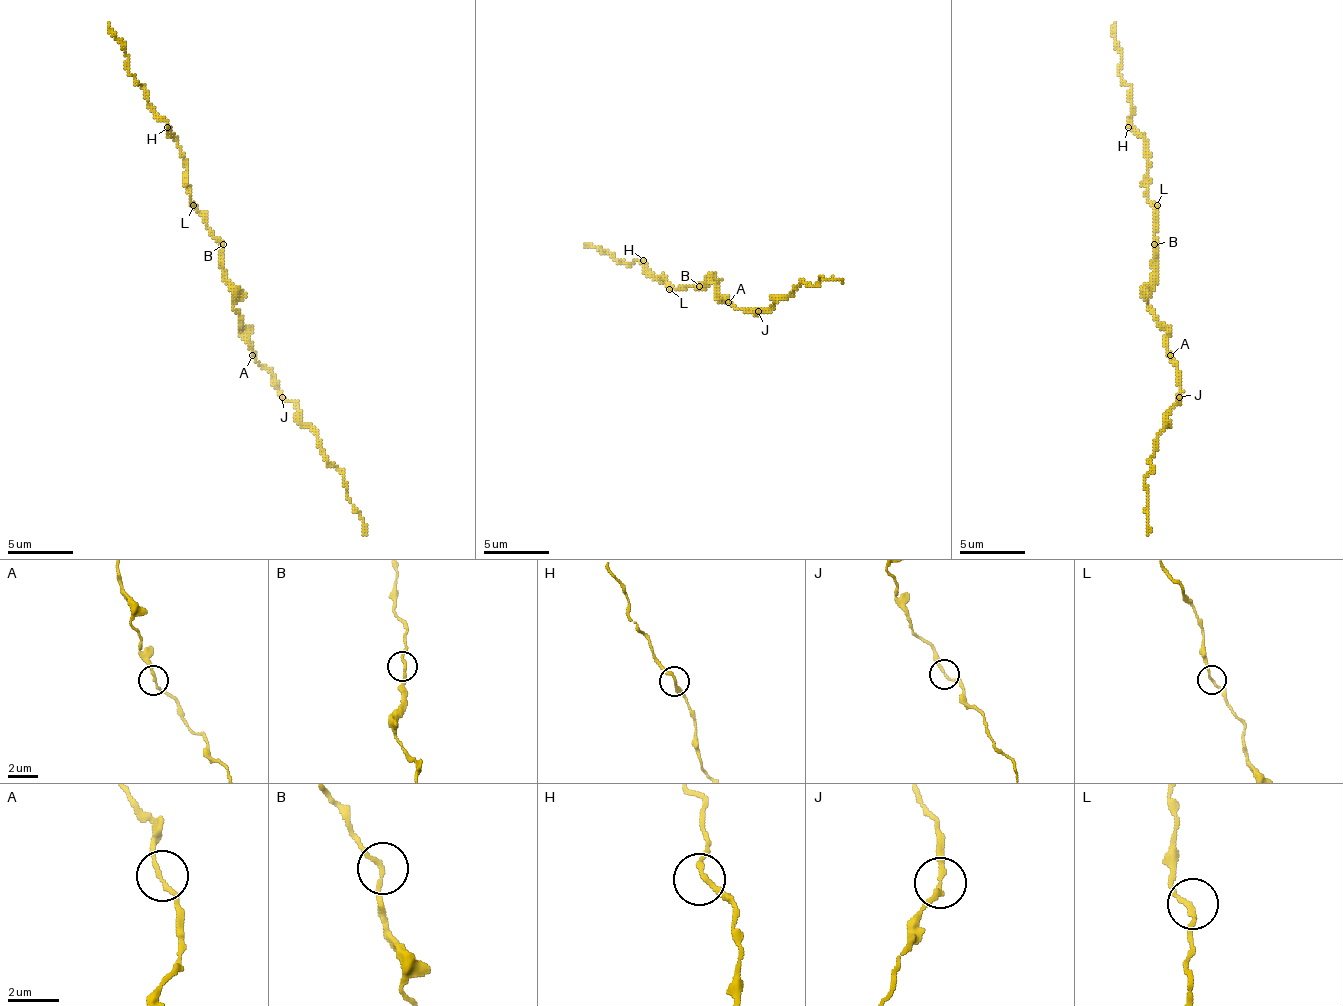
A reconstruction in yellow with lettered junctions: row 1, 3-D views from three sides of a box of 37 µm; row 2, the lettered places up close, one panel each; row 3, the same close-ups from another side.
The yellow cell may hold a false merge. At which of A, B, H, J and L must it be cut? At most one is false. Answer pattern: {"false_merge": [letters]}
{"false_merge": []}

